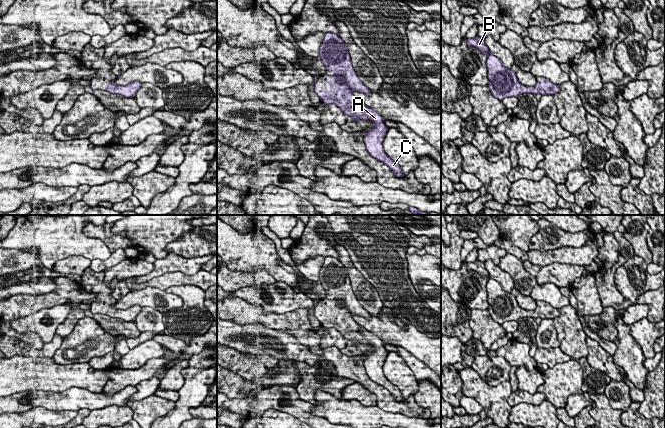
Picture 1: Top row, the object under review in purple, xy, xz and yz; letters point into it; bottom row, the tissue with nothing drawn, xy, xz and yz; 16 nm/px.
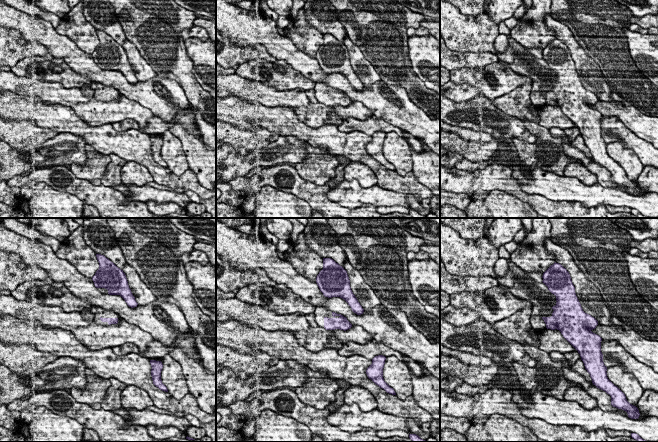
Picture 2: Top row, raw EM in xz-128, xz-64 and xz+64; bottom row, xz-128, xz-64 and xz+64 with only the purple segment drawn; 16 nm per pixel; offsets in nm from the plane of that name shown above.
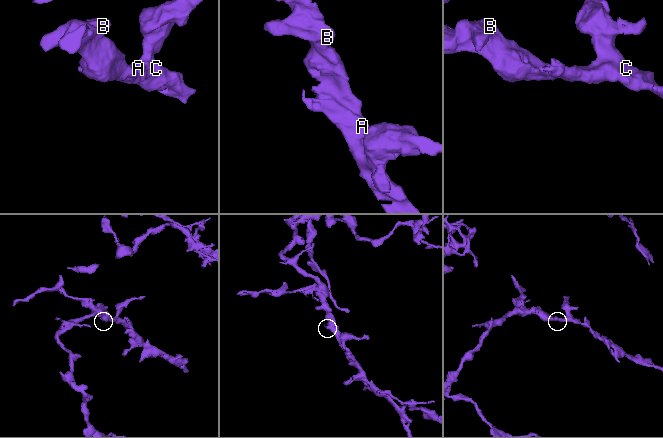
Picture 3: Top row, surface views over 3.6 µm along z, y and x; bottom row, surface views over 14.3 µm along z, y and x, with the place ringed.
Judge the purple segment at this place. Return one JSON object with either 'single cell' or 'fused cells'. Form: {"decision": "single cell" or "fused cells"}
{"decision": "single cell"}

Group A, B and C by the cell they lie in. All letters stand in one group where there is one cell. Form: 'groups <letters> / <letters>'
groups A B C

